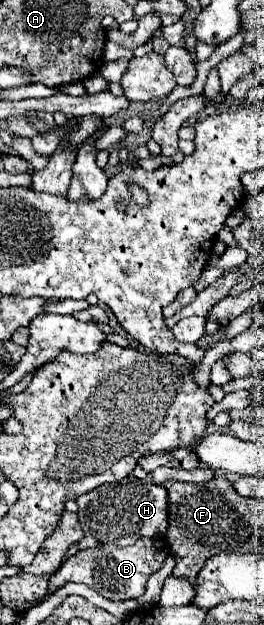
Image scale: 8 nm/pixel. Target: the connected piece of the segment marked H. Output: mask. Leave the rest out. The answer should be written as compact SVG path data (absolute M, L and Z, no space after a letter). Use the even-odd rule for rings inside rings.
M126 476L120 482L104 484L82 494L78 500L78 518L84 530L84 540L64 558L70 558L80 548L102 548L102 546L132 546L140 538L164 538L168 530L168 492L164 486L156 486L136 476Z

